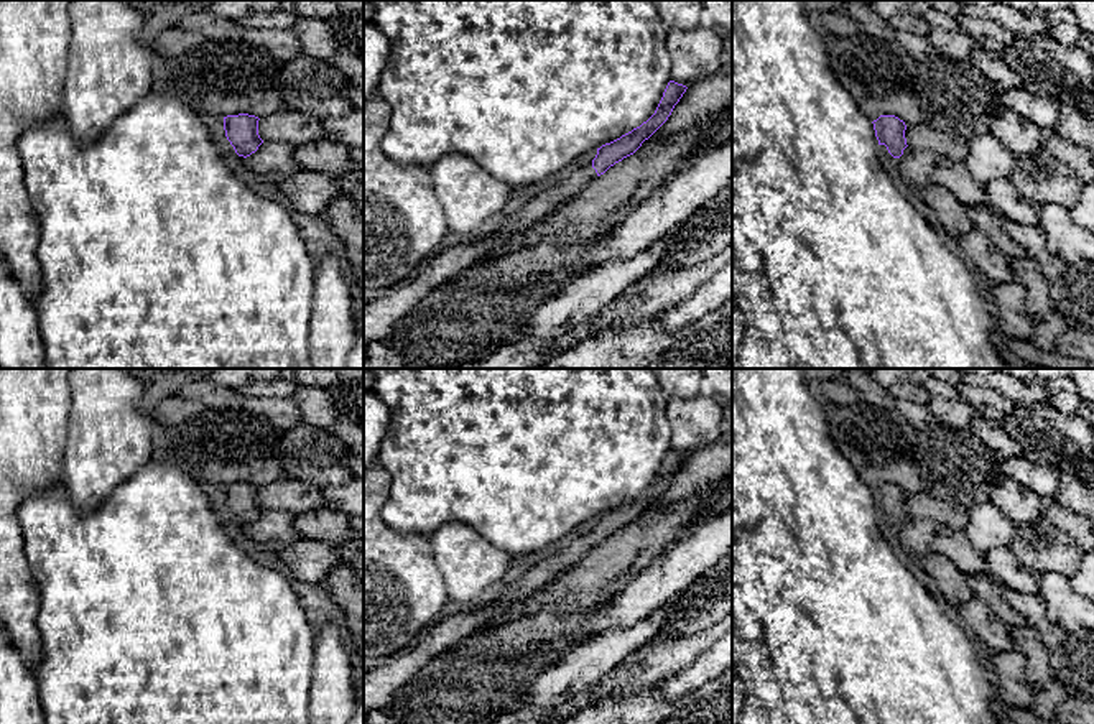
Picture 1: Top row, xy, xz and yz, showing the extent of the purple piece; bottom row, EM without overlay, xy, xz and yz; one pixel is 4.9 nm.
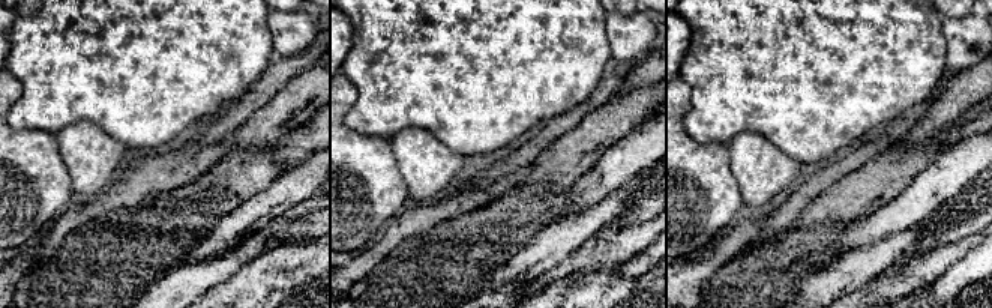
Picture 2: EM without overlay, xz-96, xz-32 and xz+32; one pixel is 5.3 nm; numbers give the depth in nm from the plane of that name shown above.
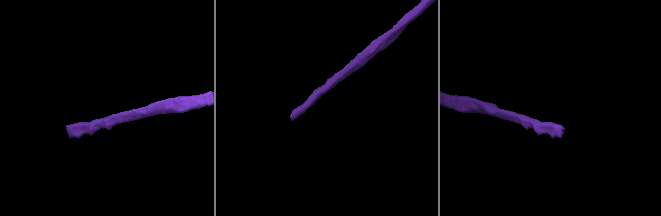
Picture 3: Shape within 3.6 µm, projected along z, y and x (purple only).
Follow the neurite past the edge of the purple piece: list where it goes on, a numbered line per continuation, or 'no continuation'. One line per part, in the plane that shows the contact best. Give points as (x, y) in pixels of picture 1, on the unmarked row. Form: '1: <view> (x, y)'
1: xz (537, 576)

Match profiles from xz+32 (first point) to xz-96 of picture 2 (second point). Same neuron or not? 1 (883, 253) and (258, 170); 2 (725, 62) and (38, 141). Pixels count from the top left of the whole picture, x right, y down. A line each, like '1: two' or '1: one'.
1: two
2: two

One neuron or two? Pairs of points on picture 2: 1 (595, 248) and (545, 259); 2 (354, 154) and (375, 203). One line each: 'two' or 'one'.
1: two
2: one

